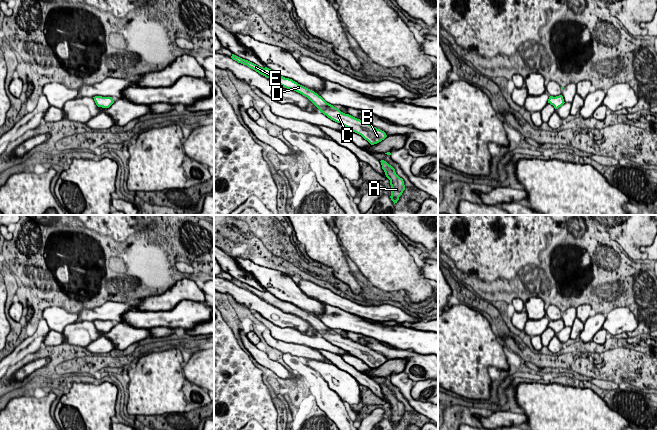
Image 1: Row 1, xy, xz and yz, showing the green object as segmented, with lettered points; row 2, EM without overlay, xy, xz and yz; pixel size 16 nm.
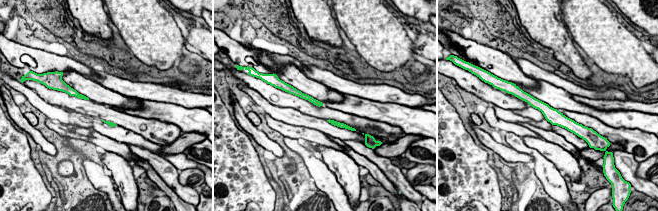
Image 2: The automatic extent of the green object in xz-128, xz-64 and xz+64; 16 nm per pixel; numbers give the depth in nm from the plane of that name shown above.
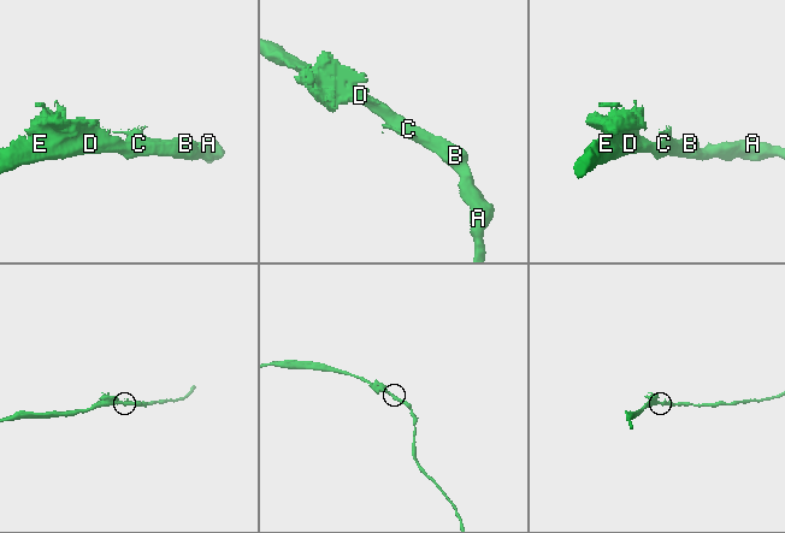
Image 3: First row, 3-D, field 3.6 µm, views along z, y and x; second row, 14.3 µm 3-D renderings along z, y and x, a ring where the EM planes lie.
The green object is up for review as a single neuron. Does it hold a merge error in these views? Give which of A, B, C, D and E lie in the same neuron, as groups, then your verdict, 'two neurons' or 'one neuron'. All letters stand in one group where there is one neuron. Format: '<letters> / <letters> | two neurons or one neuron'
A B C D E | one neuron

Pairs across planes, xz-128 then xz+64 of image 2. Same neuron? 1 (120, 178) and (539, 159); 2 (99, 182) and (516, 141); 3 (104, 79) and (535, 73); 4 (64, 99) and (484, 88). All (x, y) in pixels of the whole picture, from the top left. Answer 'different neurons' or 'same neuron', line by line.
1: different neurons
2: same neuron
3: same neuron
4: same neuron

